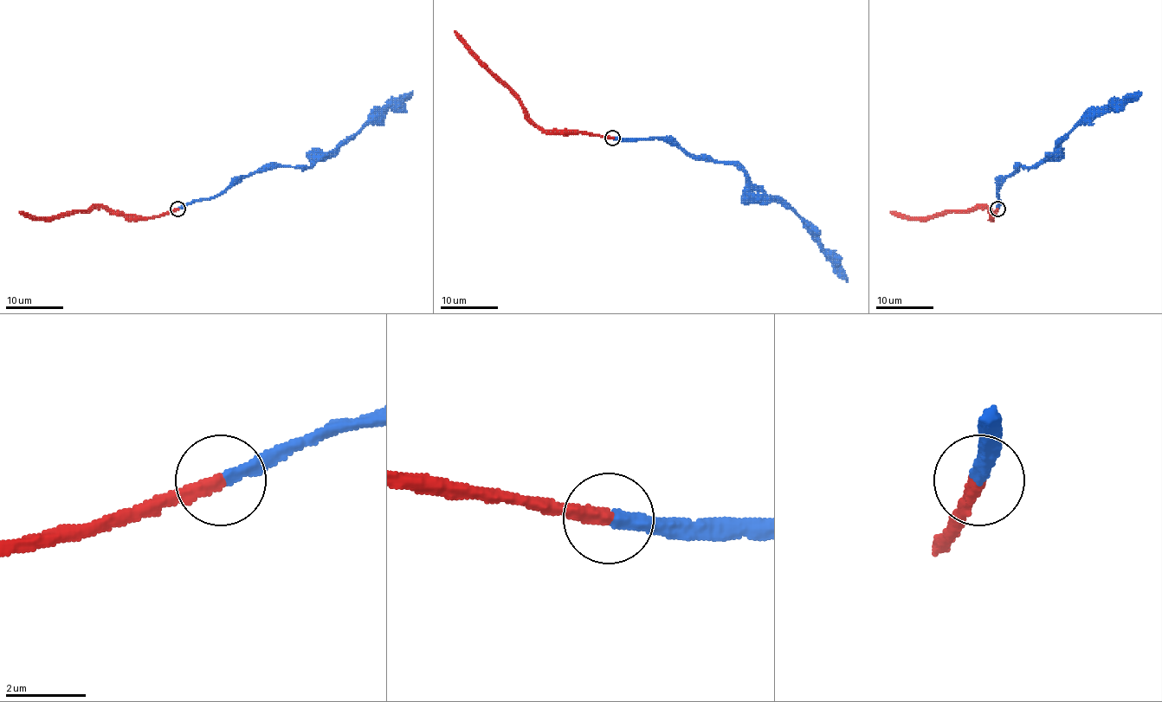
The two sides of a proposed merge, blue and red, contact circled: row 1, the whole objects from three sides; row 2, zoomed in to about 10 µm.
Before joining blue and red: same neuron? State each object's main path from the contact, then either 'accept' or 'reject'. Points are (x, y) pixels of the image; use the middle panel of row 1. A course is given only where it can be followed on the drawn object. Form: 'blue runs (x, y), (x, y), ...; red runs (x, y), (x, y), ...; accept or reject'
blue runs (612, 138), (667, 138), (695, 156), (732, 161), (747, 178), (769, 196), (778, 197), (806, 224), (848, 282); red runs (612, 138), (586, 132), (542, 130), (529, 117), (523, 104), (454, 30); accept

